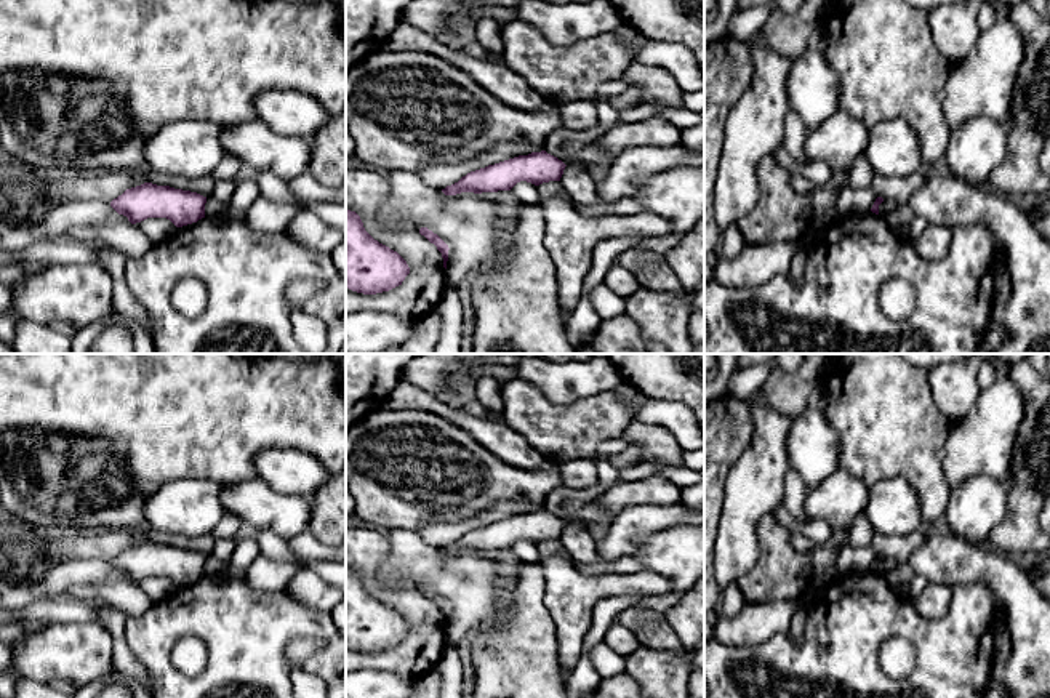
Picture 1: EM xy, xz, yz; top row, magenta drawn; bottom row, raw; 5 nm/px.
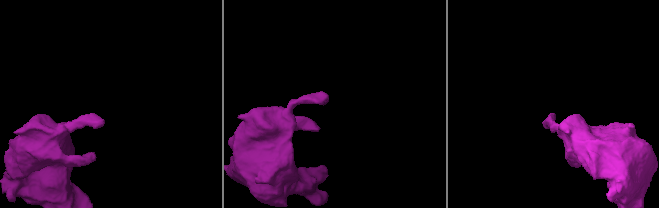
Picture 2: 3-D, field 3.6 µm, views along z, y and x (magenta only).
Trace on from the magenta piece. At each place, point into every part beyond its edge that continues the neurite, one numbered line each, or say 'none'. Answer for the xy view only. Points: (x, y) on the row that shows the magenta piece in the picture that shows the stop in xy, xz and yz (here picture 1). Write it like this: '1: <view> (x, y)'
none

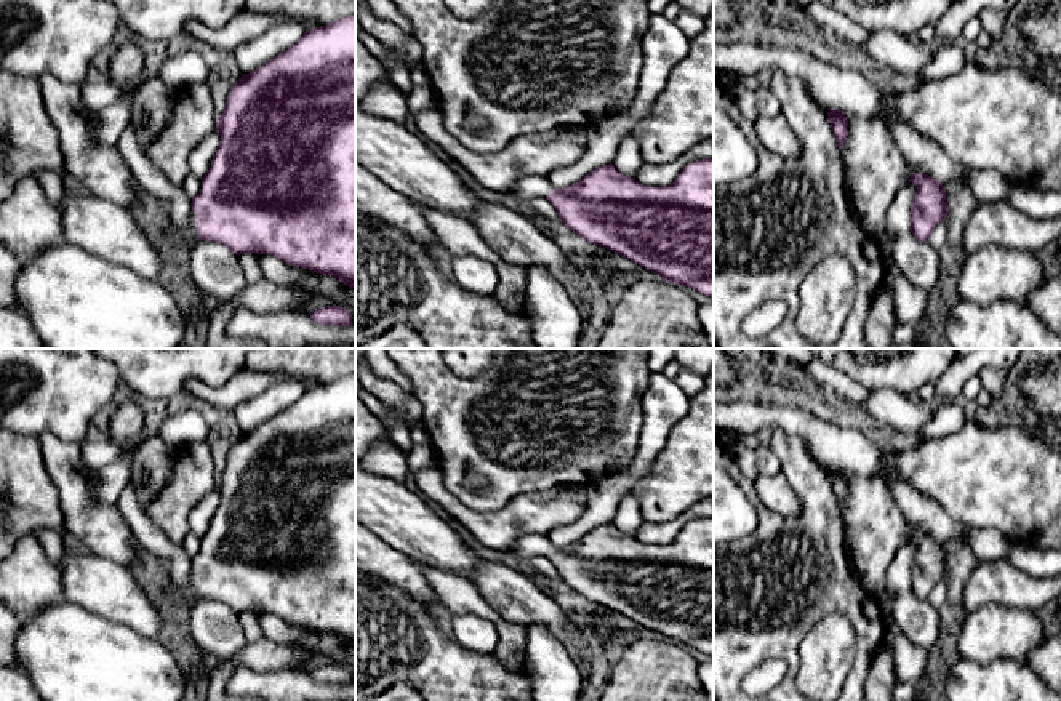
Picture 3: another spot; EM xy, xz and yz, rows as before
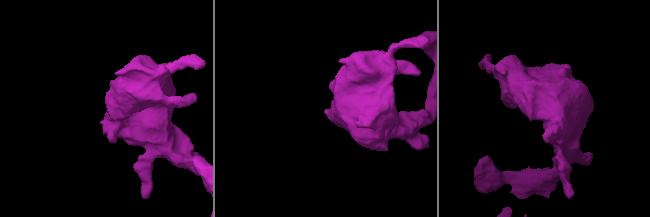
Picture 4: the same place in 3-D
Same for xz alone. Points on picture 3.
1: xz (530, 188)

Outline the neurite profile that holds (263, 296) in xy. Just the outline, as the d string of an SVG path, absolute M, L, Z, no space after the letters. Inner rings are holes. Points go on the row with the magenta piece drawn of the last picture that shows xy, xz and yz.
M270 280L250 282L230 302L254 314L296 312L302 314L312 299L312 291L302 286L285 286Z

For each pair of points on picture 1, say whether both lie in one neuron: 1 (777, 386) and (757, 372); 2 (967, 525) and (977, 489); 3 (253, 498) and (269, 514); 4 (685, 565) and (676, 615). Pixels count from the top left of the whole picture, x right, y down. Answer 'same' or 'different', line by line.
1: different
2: same
3: same
4: different

